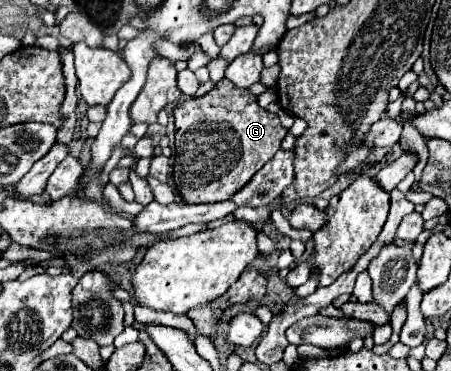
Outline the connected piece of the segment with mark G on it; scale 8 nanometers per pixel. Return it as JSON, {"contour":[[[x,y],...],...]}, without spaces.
{"contour":[[[222,79],[204,97],[182,101],[174,107],[176,119],[176,149],[174,149],[174,181],[186,203],[216,203],[230,199],[250,177],[264,167],[280,149],[288,129],[278,121],[276,113],[270,113],[258,105],[256,95],[248,89],[240,89],[234,83]]]}

